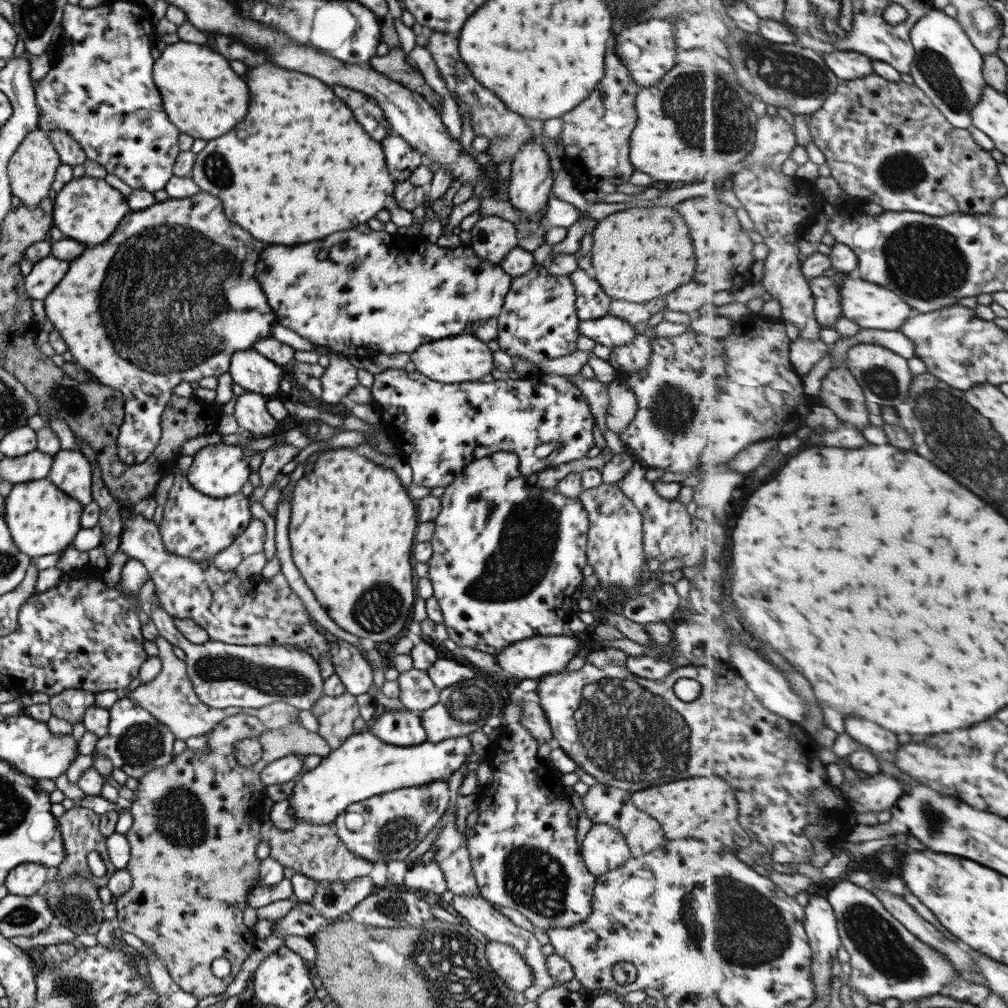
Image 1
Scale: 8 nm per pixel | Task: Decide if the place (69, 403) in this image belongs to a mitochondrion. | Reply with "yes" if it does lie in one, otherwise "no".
yes

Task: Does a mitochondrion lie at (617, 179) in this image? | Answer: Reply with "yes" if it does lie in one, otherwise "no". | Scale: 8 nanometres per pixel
no

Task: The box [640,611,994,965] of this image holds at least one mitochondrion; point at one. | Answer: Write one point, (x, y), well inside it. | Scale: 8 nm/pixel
(933, 819)

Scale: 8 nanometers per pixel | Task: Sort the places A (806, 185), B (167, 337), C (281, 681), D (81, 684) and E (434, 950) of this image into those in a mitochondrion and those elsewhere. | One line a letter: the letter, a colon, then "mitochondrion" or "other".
A: other
B: mitochondrion
C: mitochondrion
D: other
E: mitochondrion

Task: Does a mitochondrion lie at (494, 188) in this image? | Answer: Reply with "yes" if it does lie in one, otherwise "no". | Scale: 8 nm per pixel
no

